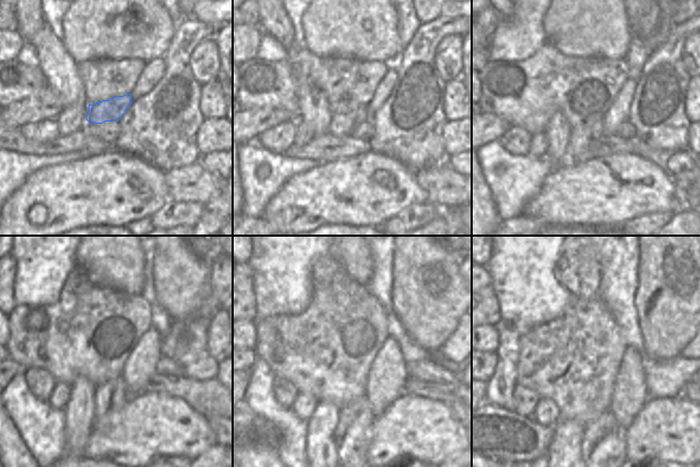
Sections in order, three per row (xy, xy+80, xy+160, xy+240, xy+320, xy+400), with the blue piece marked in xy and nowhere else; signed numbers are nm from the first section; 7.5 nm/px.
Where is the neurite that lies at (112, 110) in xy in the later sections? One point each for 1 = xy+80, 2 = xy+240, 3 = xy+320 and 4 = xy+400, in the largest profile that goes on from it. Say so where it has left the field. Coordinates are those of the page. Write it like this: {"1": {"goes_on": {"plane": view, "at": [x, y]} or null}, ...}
{"1": {"goes_on": {"plane": "xy+80", "at": [341, 124]}}, "2": {"goes_on": {"plane": "xy+240", "at": [110, 398]}}, "3": {"goes_on": {"plane": "xy+320", "at": [353, 433]}}, "4": {"goes_on": {"plane": "xy+400", "at": [604, 440]}}}

